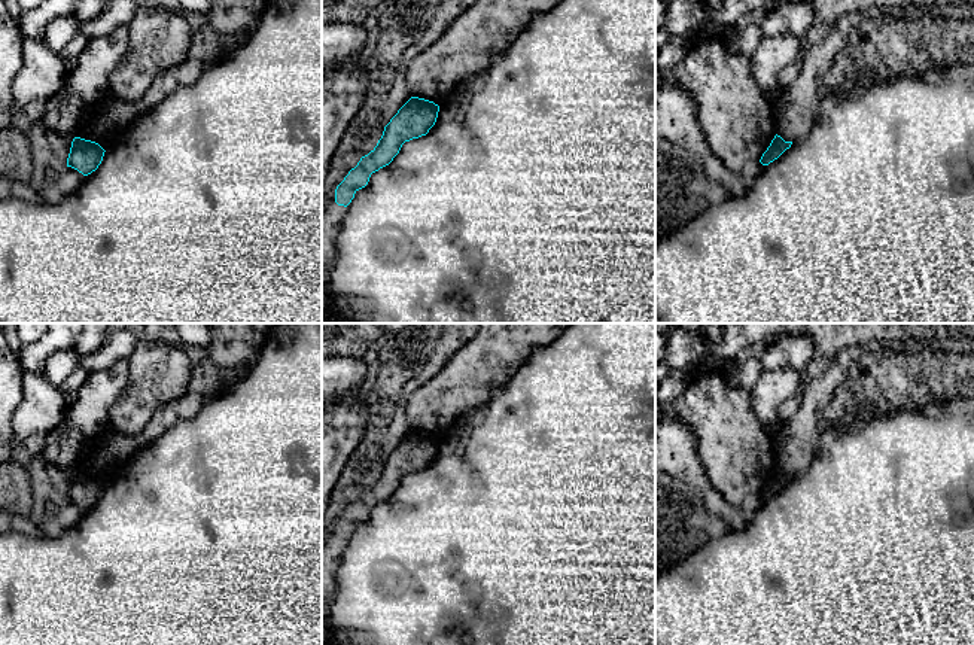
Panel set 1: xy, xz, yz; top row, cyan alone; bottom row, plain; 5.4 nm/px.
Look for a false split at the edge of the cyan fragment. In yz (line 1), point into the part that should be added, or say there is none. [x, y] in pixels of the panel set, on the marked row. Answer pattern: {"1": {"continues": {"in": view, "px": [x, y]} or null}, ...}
{"1": {"continues": null}}

